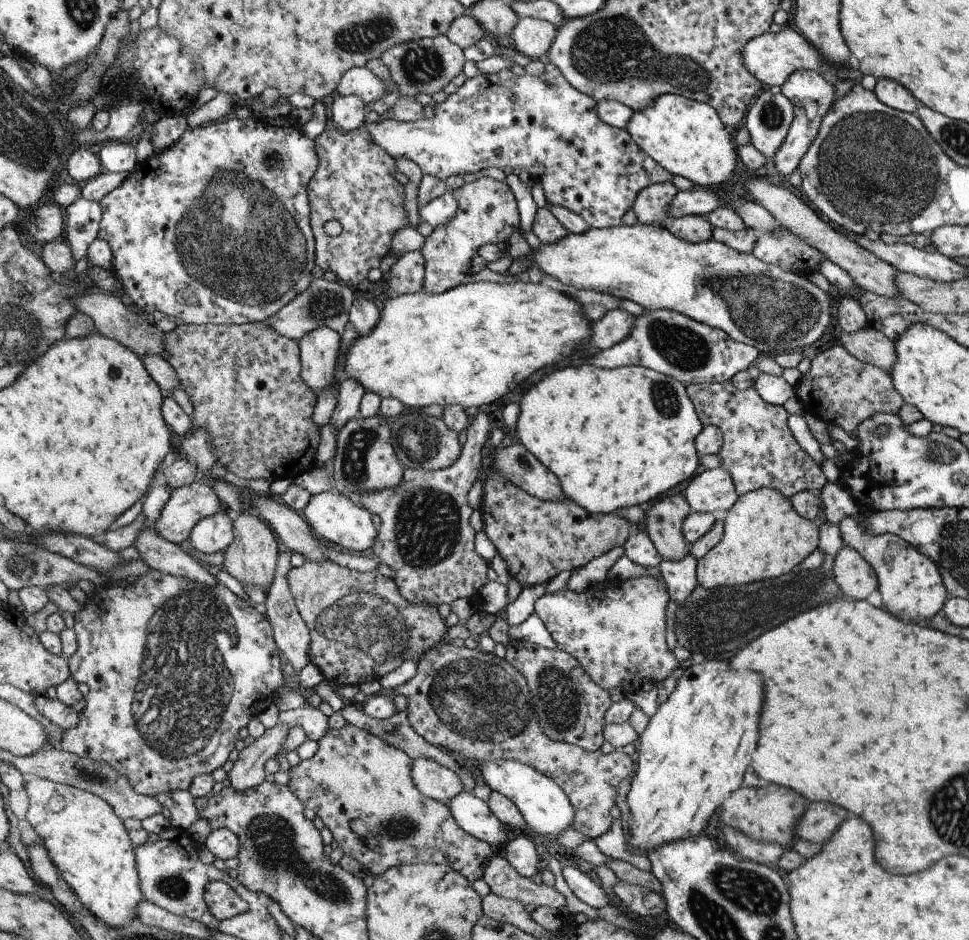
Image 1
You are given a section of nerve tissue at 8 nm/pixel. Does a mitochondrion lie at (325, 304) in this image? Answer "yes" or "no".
yes

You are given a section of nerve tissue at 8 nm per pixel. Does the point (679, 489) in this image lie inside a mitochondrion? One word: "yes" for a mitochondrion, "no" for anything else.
no

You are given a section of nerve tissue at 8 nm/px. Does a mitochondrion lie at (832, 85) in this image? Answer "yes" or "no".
no

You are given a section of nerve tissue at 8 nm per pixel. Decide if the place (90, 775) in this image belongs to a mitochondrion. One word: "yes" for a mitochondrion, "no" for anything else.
yes

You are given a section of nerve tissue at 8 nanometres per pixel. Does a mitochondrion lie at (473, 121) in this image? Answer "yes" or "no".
no

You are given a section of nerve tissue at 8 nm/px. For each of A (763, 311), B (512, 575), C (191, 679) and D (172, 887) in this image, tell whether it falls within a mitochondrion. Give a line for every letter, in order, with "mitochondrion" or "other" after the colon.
A: mitochondrion
B: other
C: mitochondrion
D: mitochondrion

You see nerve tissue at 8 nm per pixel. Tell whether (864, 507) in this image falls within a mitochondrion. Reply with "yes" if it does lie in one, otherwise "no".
no

